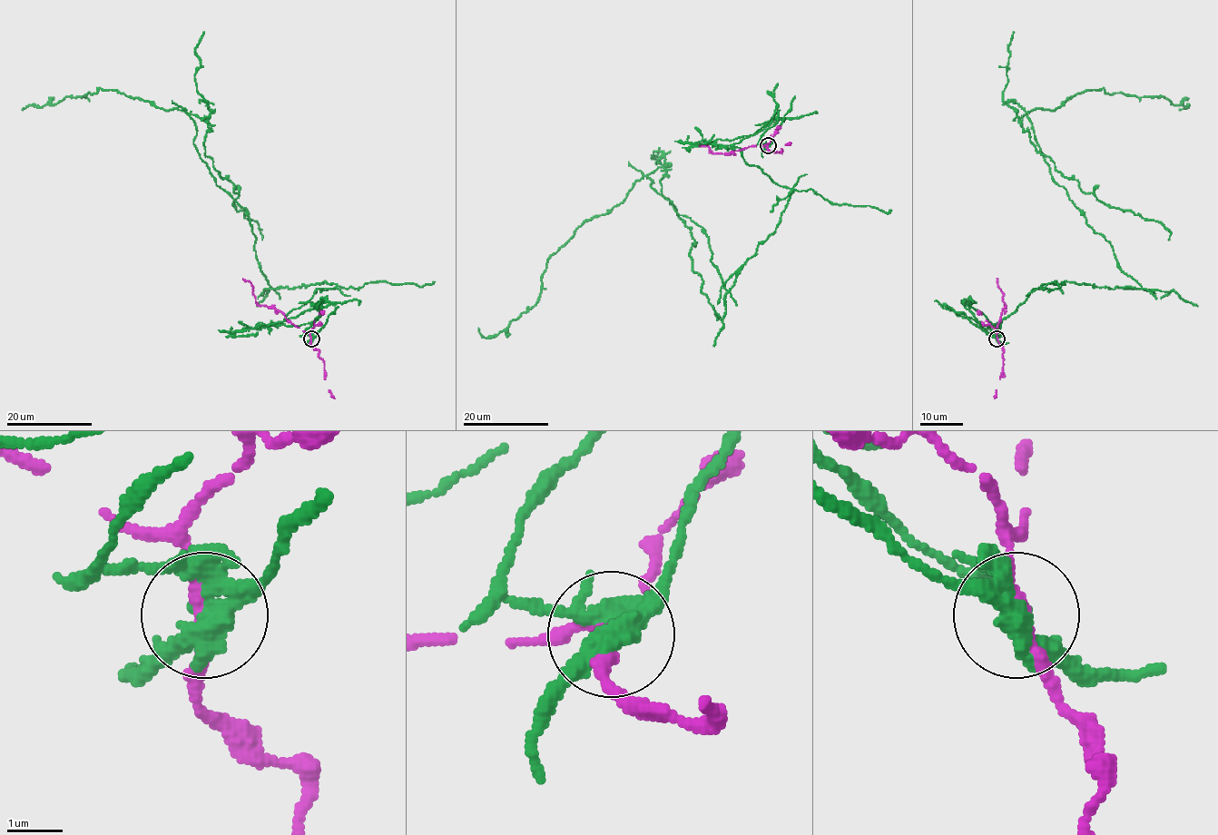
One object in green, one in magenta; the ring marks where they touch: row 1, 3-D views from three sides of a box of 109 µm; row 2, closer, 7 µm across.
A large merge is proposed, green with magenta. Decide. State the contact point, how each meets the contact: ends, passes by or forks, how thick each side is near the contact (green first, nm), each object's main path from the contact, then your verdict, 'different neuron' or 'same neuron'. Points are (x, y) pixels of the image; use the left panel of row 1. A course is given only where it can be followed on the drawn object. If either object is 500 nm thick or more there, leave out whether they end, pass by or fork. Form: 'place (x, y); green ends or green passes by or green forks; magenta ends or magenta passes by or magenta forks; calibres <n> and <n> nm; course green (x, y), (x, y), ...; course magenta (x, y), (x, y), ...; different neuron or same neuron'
place (311, 338); green forks; magenta passes by; calibres 320 and 170 nm; course green (311, 338), (277, 326), (336, 285), (270, 287), (187, 114), (100, 88), (22, 110); course magenta (311, 338), (280, 311), (259, 305), (251, 283), (242, 279); different neuron

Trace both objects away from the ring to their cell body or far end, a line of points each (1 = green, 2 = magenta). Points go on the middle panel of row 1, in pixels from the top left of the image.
1: (768, 145), (733, 145), (792, 191), (727, 290), (643, 175), (533, 306), (478, 328)
2: (768, 145), (715, 153), (710, 152), (708, 146), (699, 145)

